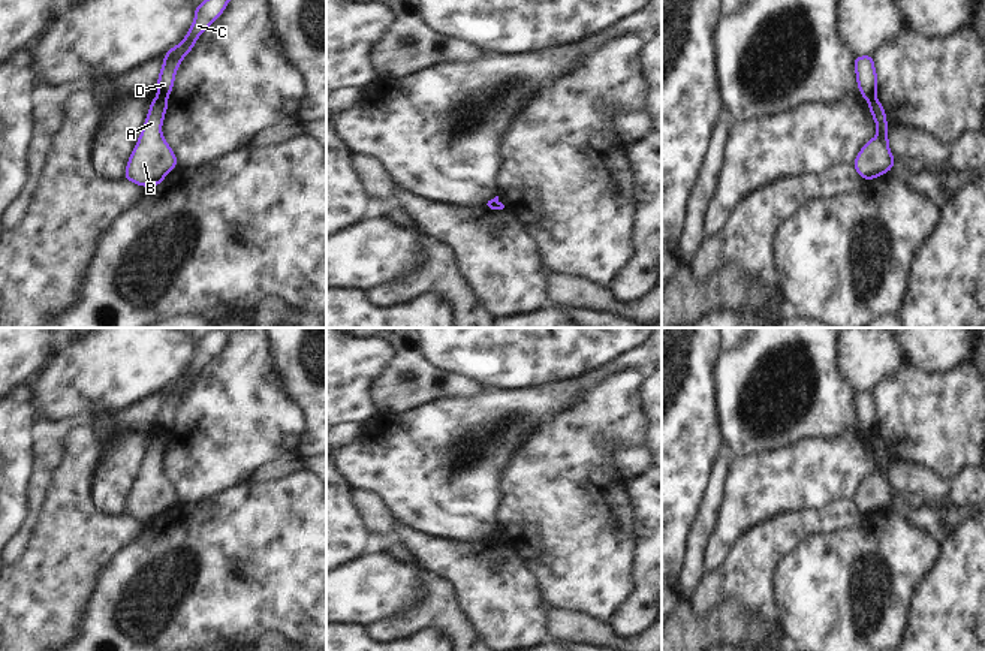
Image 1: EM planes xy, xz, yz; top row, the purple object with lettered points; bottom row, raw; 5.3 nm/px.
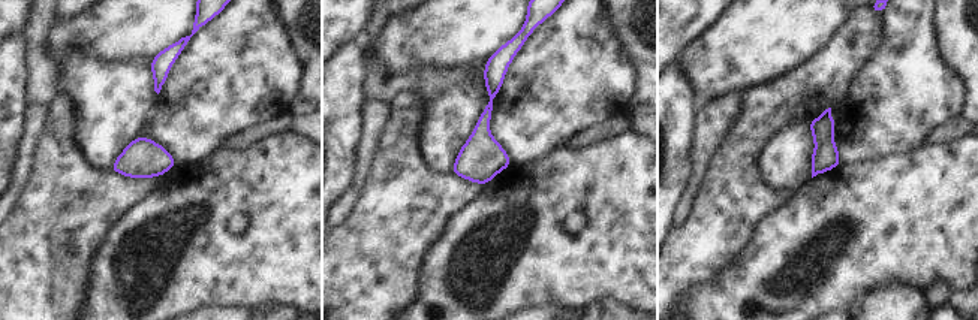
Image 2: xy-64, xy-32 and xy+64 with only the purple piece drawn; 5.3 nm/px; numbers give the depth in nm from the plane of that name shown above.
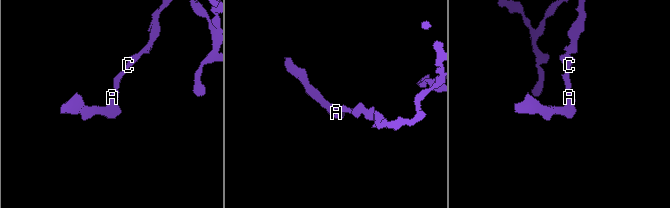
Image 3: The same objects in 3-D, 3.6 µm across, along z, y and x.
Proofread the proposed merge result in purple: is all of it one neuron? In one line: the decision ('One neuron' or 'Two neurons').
Two neurons

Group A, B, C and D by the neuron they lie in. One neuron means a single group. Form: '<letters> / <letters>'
A B / C D

